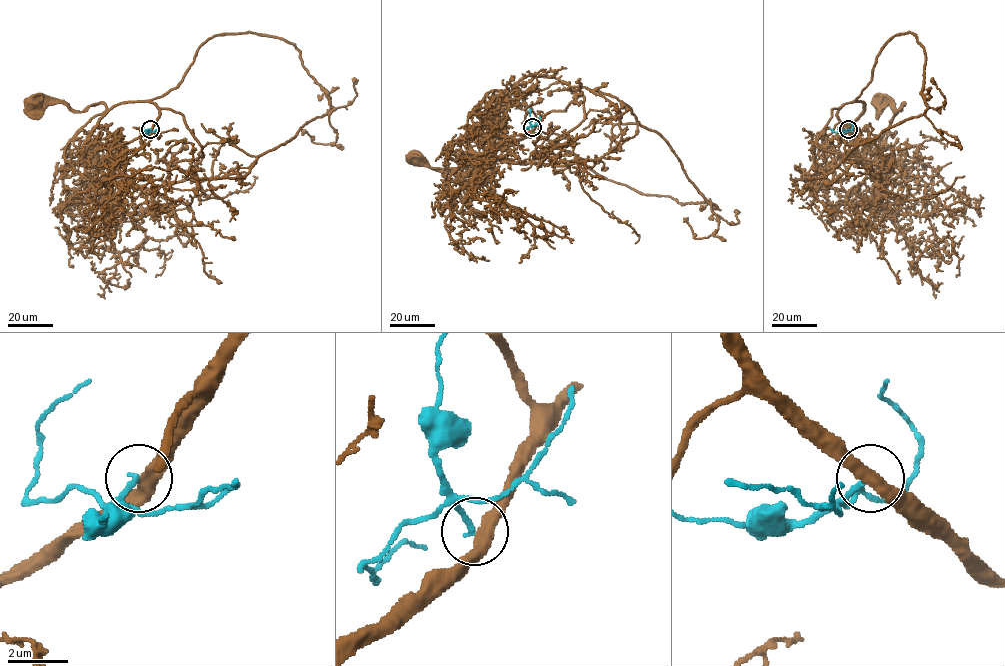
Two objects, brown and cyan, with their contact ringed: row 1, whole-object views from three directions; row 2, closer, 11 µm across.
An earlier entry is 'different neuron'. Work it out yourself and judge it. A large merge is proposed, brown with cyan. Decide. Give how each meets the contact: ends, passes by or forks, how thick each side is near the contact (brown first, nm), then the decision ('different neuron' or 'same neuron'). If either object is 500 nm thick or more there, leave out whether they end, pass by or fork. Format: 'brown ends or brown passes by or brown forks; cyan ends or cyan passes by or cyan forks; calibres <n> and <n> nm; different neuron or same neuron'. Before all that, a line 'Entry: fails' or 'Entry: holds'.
Entry: holds
brown passes by; cyan ends; calibres 440 and 200 nm; different neuron

